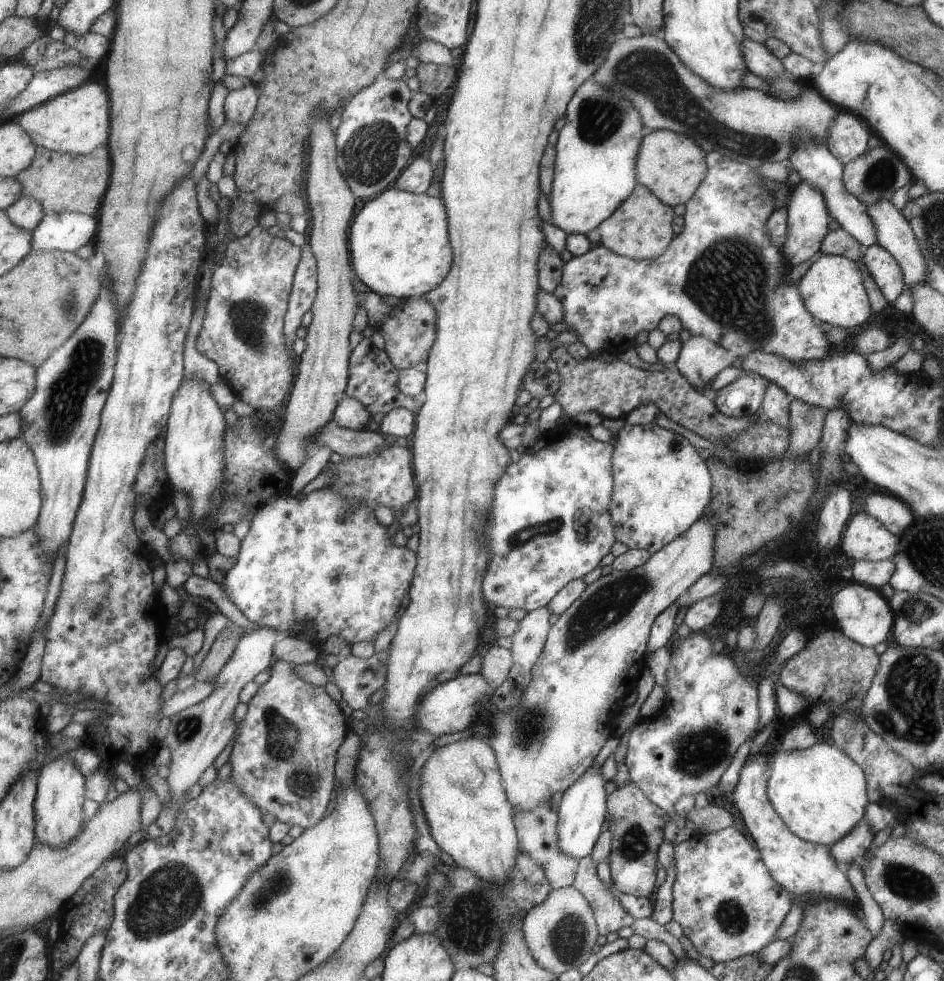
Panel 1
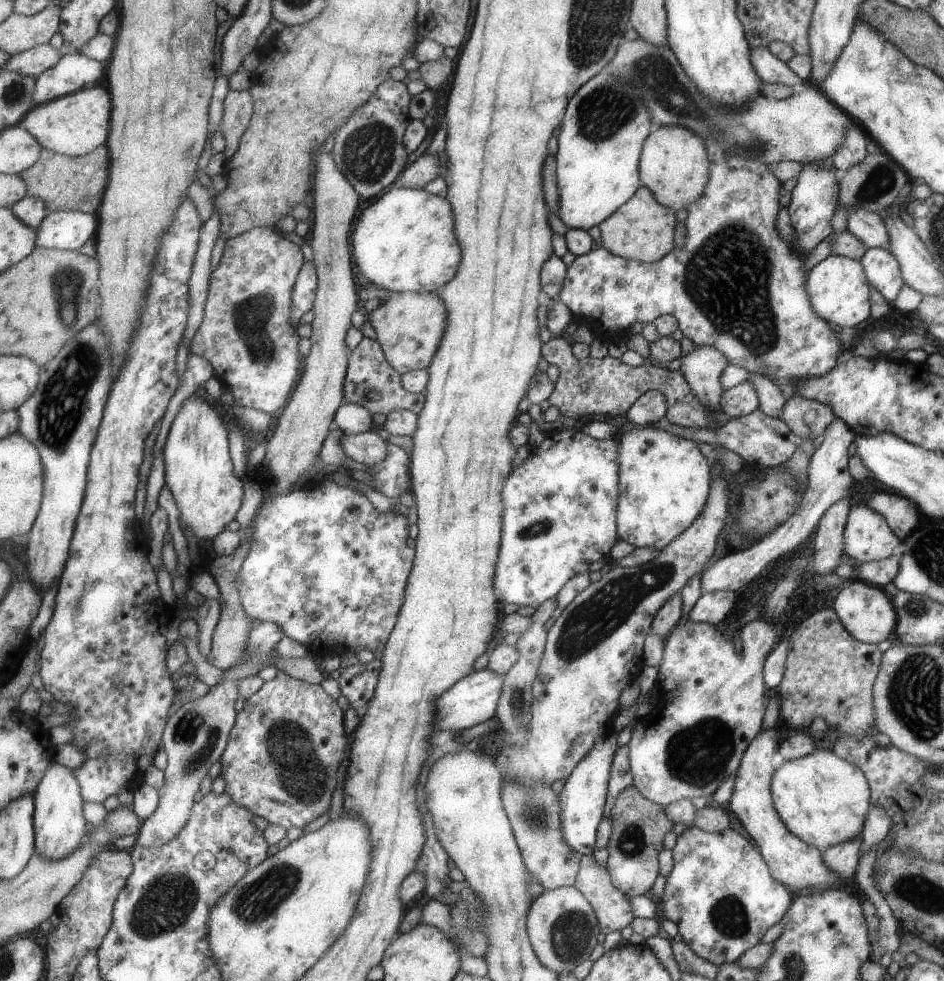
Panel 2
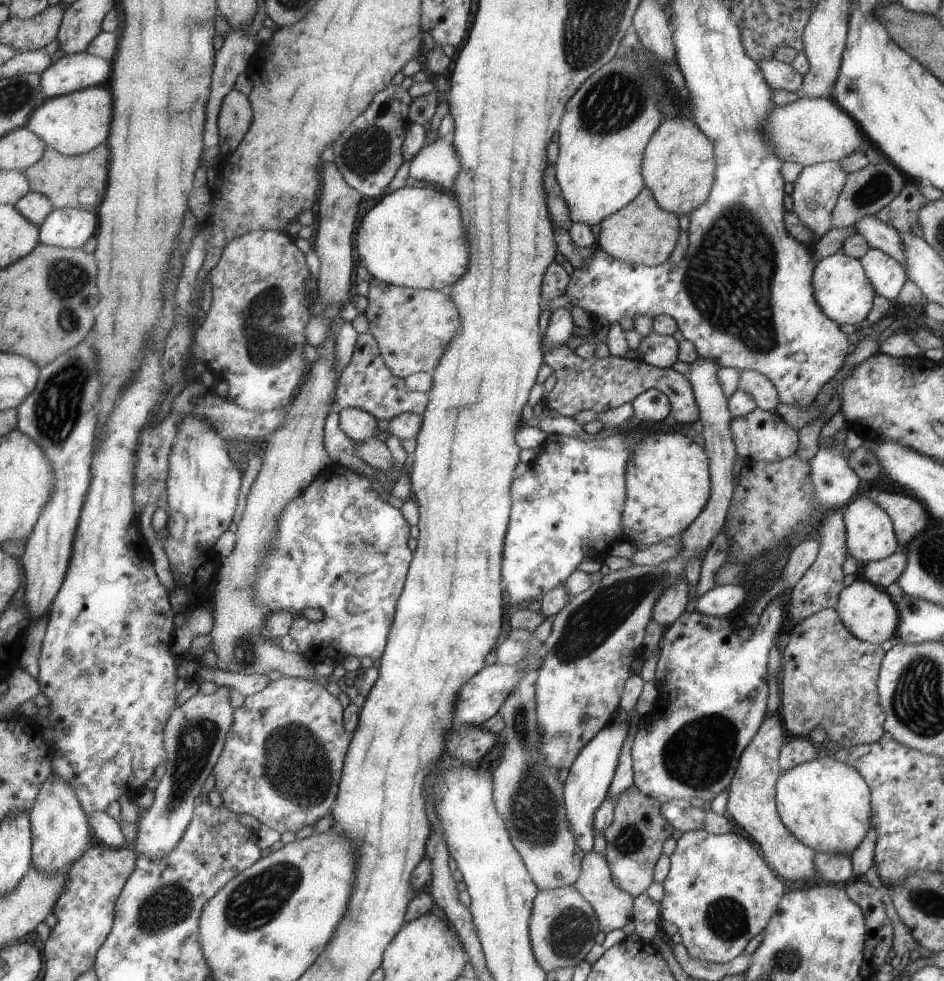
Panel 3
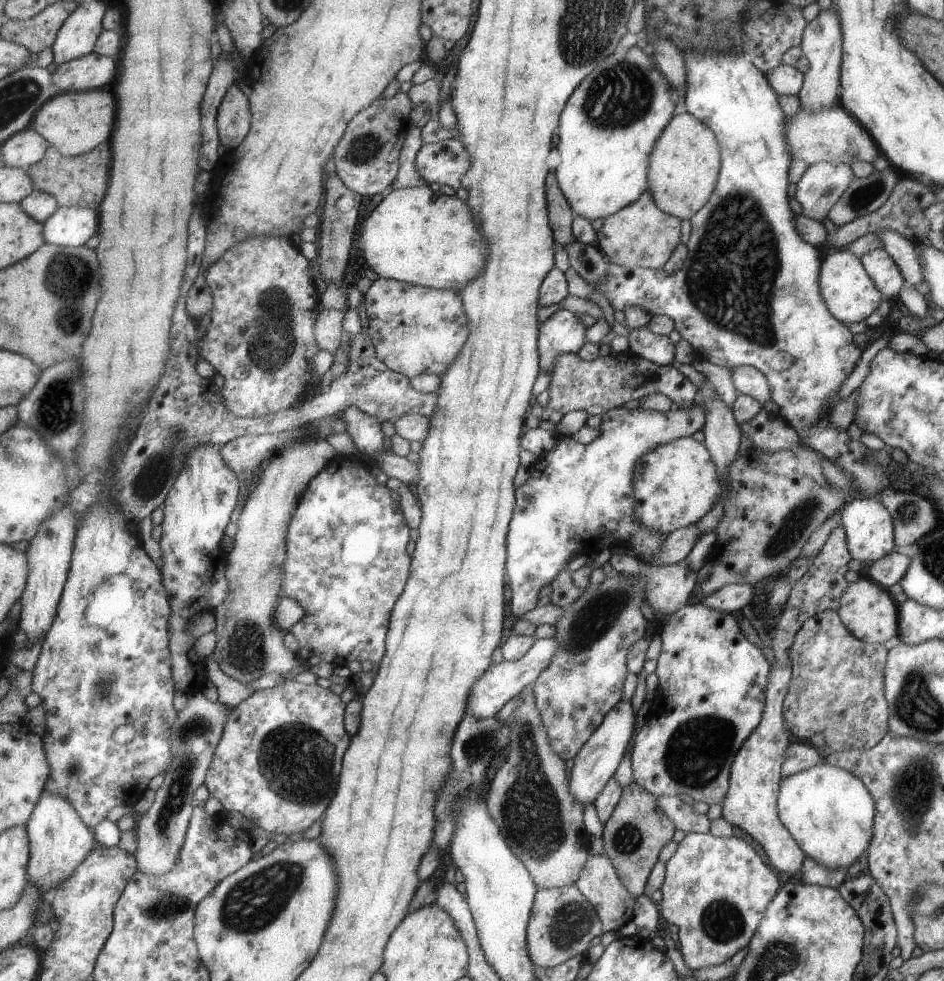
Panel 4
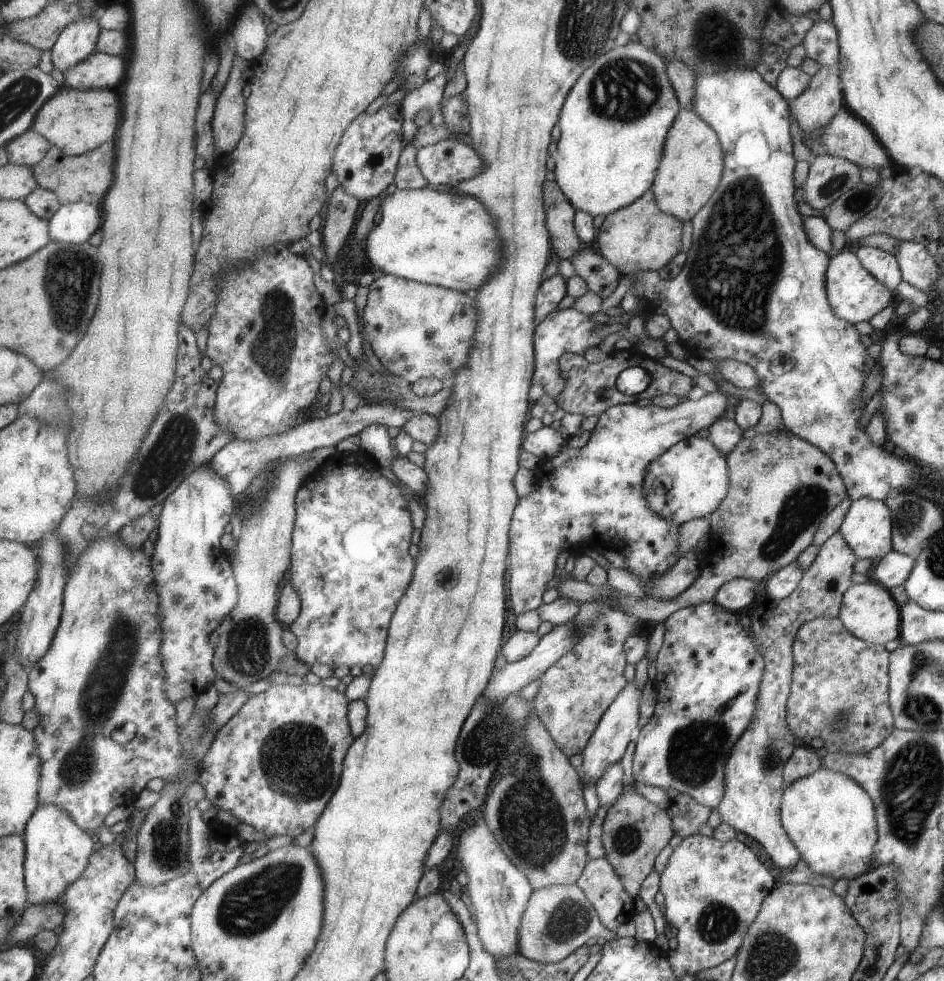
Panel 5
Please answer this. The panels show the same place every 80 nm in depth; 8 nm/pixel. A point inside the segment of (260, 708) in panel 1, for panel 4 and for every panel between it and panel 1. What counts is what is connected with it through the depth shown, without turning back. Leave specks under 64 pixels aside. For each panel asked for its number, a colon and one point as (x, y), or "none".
2: (281, 762)
3: (283, 762)
4: (279, 762)

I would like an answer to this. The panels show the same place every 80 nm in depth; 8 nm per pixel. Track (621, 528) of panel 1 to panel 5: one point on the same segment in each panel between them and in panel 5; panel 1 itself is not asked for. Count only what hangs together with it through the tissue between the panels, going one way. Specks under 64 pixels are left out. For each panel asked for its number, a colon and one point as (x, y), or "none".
2: (664, 480)
3: (667, 480)
4: (675, 484)
5: (688, 481)

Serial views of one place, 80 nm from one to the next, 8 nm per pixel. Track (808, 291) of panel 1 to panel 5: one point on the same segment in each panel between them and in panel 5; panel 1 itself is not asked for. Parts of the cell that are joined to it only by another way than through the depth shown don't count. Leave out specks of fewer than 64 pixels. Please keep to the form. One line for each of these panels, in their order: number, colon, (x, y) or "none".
2: (838, 290)
3: (842, 290)
4: (848, 292)
5: (854, 295)

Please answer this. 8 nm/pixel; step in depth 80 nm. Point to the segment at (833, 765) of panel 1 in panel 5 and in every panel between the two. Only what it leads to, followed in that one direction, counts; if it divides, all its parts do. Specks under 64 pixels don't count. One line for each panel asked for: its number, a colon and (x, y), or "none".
2: (823, 799)
3: (826, 805)
4: (829, 812)
5: (831, 820)

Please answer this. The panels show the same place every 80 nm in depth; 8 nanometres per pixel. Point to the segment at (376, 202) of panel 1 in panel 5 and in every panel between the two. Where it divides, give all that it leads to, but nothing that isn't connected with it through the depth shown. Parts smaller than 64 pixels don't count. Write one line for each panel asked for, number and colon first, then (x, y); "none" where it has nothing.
2: (403, 242)
3: (413, 237)
4: (425, 236)
5: (441, 237)

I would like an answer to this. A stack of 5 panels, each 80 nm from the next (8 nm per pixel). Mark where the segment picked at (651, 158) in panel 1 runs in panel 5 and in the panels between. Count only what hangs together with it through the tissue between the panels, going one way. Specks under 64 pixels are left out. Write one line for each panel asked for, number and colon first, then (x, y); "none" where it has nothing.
2: (673, 165)
3: (677, 167)
4: (682, 168)
5: (690, 167)

